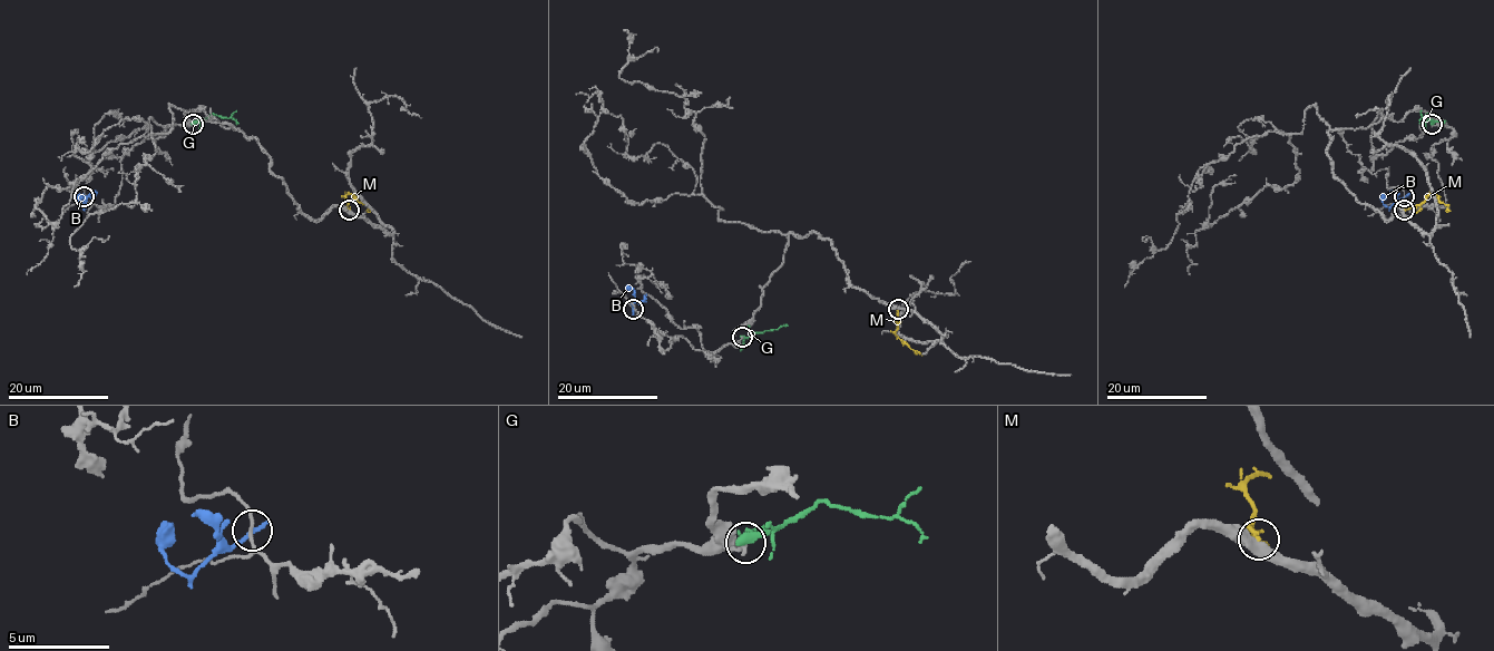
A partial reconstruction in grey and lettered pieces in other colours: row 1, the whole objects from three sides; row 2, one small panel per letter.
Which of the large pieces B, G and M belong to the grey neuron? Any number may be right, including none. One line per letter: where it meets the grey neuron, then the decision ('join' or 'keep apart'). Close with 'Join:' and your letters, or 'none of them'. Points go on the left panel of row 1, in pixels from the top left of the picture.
B: meets grey at (84, 196); keep apart
G: meets grey at (193, 124); keep apart
M: meets grey at (349, 210); keep apart
Join: none of them

